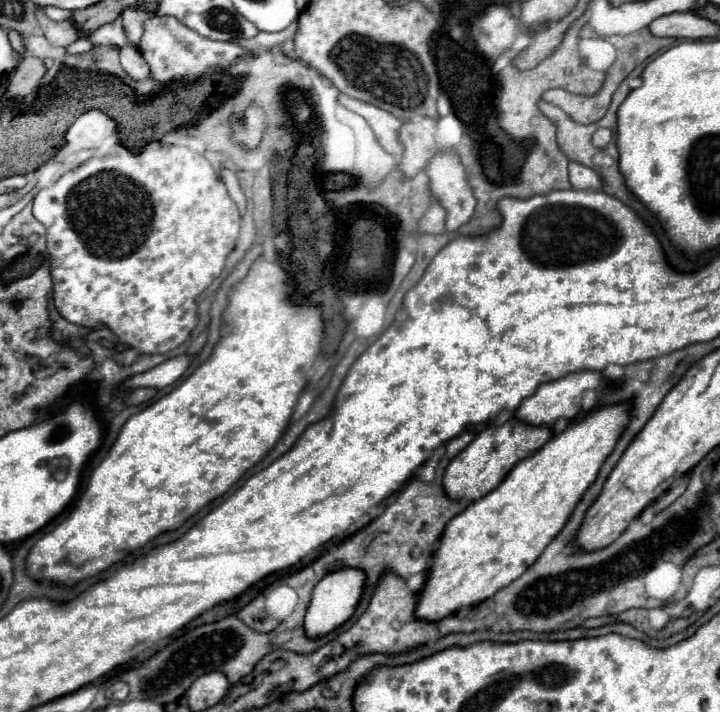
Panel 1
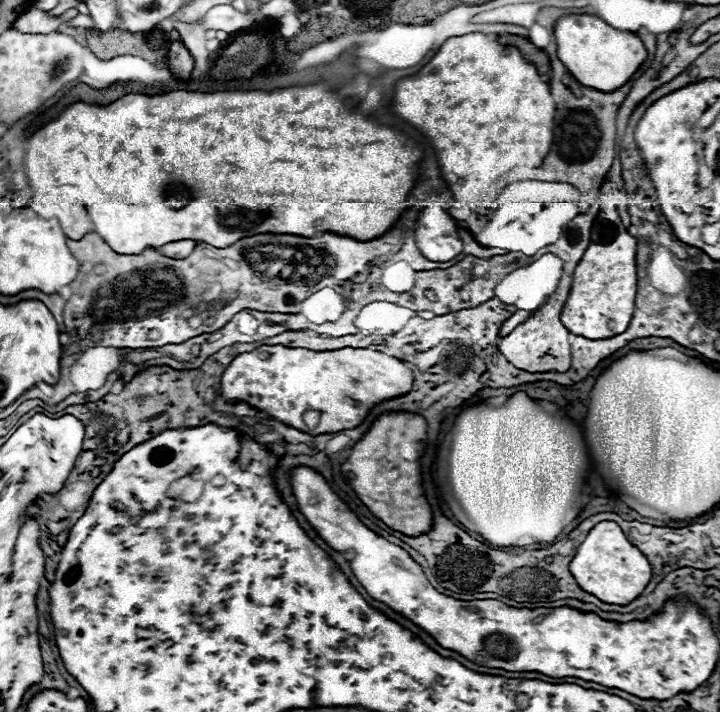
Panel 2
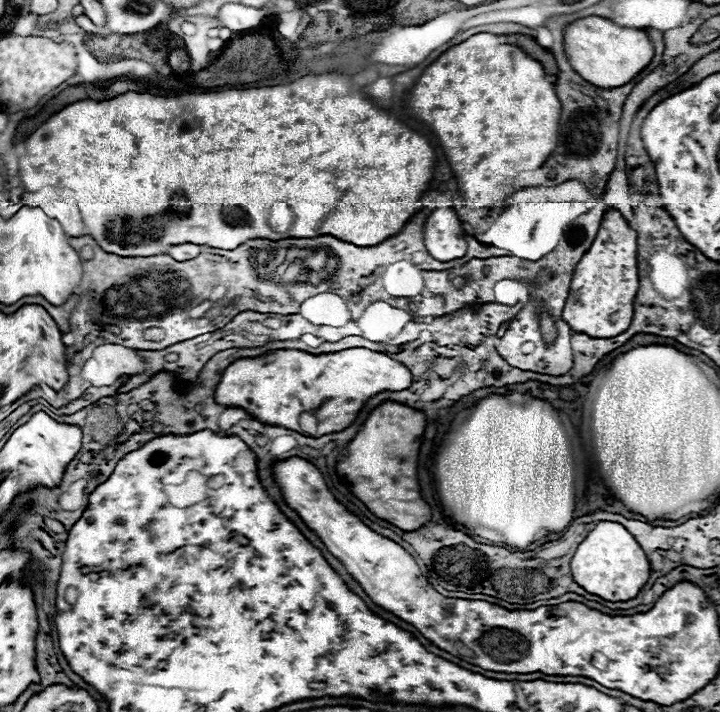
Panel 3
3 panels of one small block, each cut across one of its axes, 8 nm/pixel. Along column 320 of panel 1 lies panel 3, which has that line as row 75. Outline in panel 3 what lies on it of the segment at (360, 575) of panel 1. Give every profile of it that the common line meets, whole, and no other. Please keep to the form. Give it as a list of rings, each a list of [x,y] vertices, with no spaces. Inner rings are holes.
[[[586,16],[564,28],[564,52],[570,66],[590,84],[600,88],[618,88],[632,80],[654,56],[654,48],[644,30],[620,28],[608,18]]]

